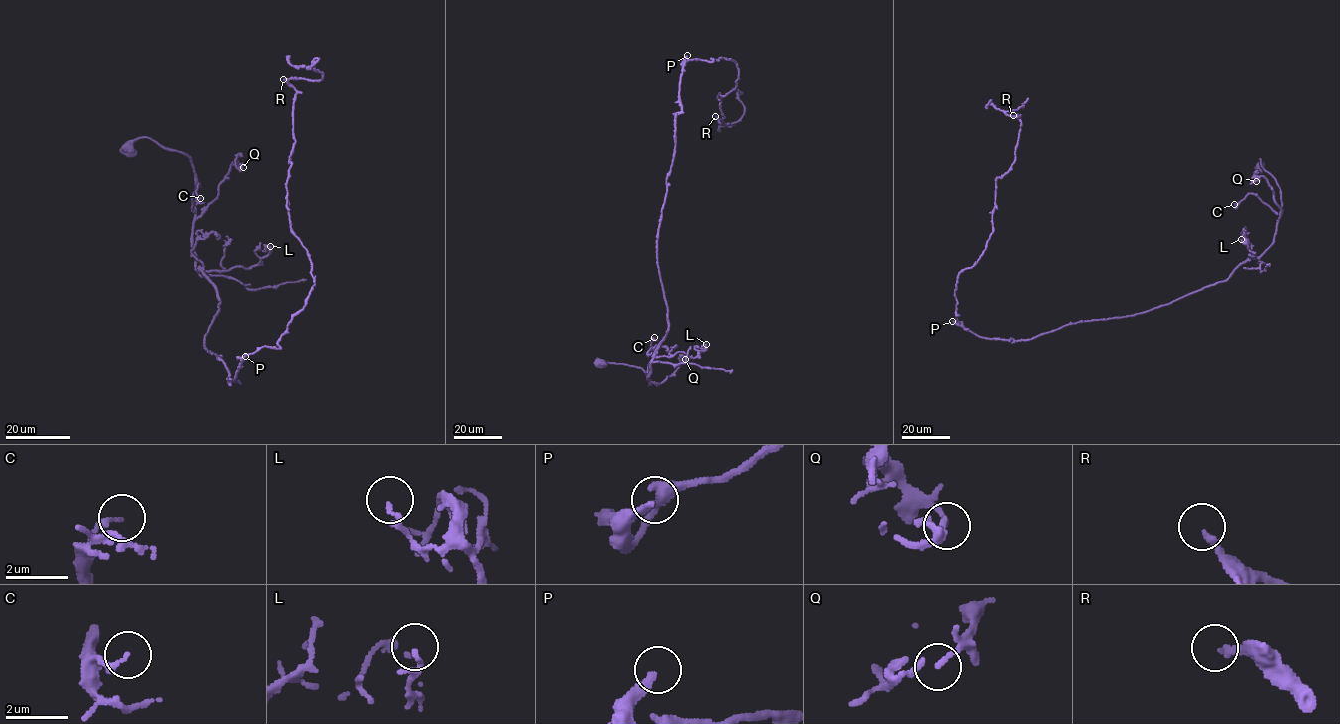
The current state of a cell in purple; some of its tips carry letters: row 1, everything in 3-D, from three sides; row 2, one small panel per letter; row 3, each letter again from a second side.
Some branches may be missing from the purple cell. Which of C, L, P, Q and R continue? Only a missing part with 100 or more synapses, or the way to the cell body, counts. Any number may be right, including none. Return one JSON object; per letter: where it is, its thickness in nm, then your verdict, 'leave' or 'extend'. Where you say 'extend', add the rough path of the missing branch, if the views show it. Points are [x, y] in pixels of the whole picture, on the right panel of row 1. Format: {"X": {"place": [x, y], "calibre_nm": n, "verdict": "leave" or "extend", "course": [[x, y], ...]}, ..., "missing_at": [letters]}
{"C": {"place": [1234, 204], "calibre_nm": 180, "verdict": "leave"}, "L": {"place": [1241, 239], "calibre_nm": 120, "verdict": "leave"}, "P": {"place": [952, 321], "calibre_nm": 200, "verdict": "extend", "course": [[952, 321], [897, 327], [928, 327], [918, 308], [928, 321], [919, 344], [938, 362], [952, 357]]}, "Q": {"place": [1256, 181], "calibre_nm": 100, "verdict": "leave"}, "R": {"place": [1013, 115], "calibre_nm": 240, "verdict": "leave"}, "missing_at": ["P"]}

